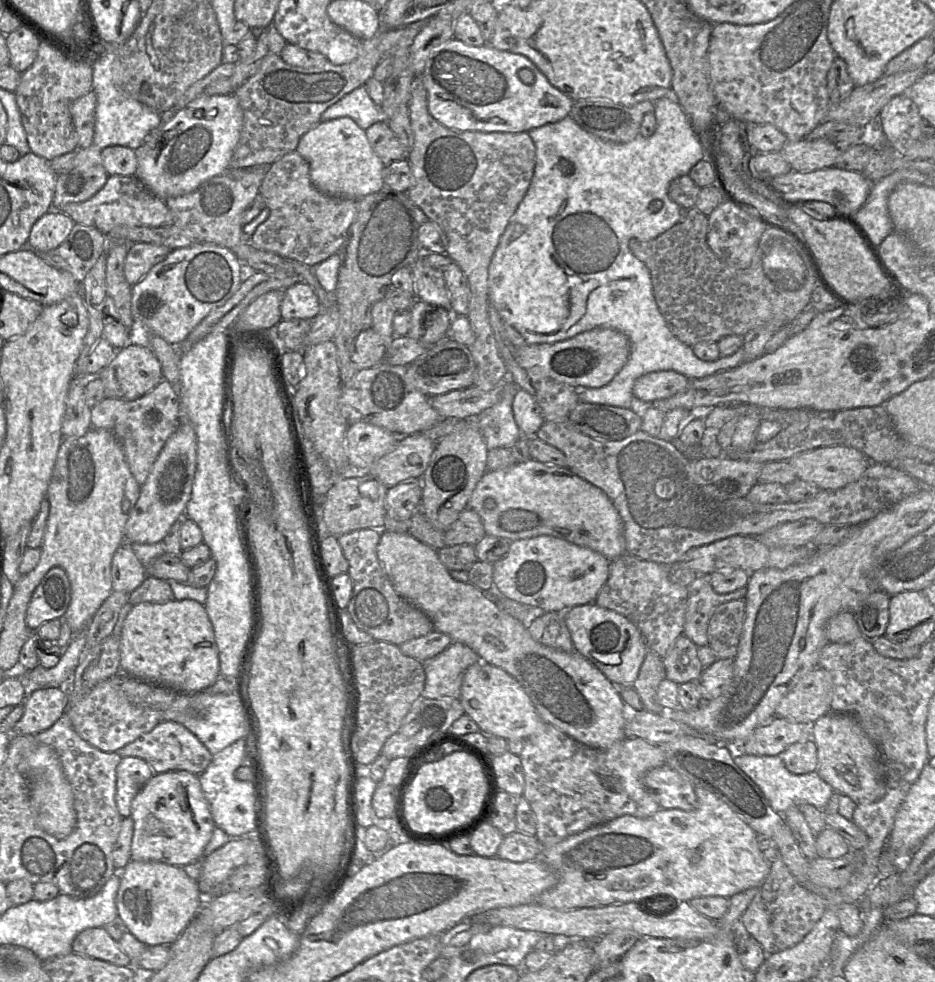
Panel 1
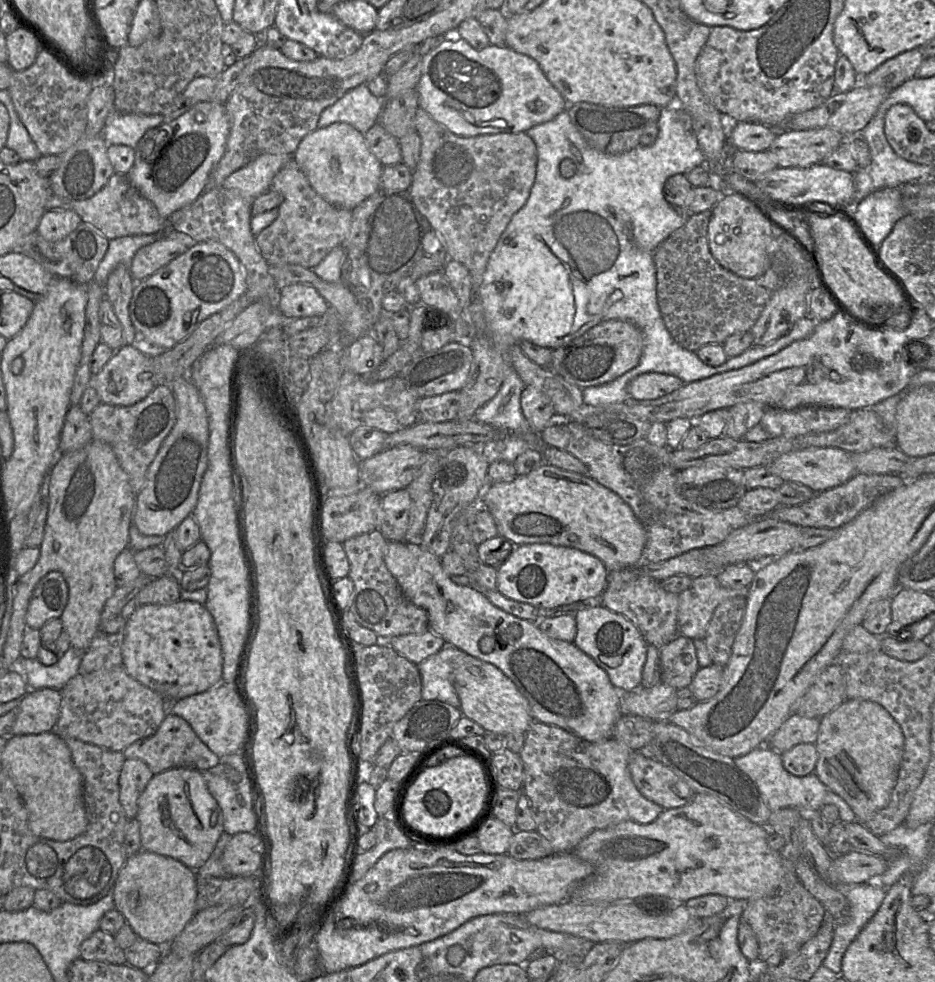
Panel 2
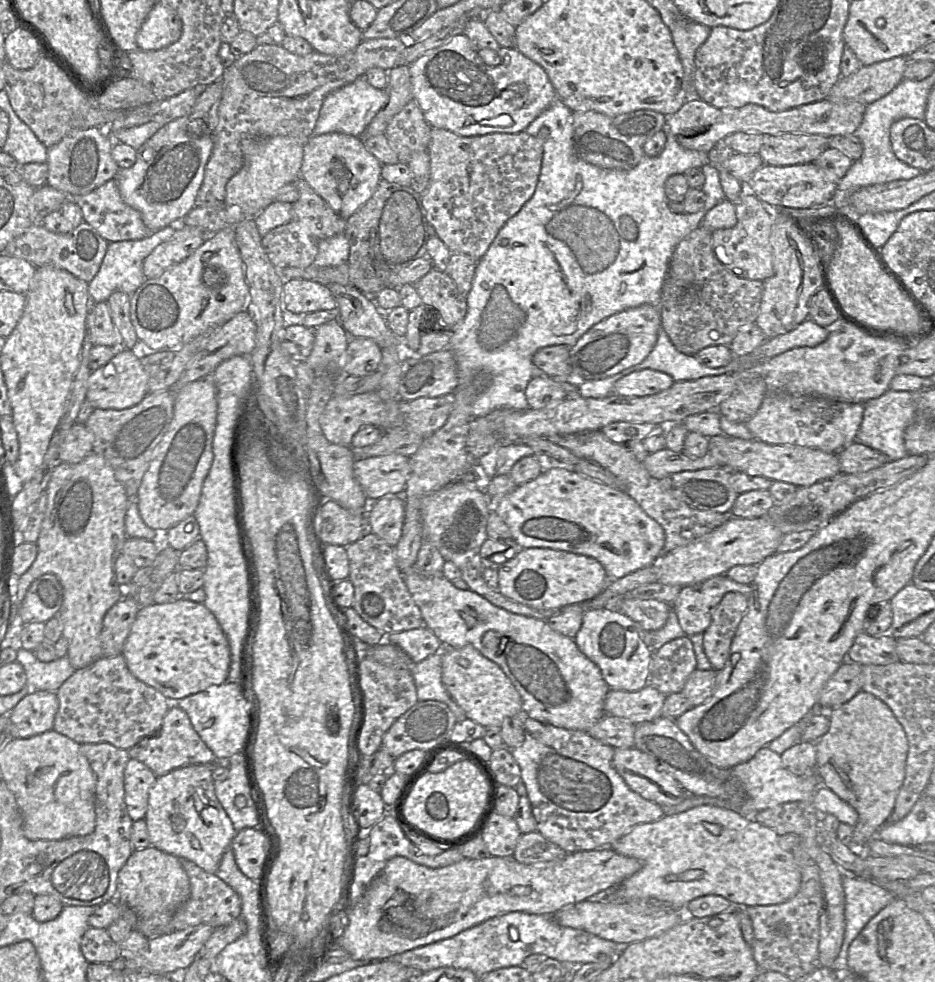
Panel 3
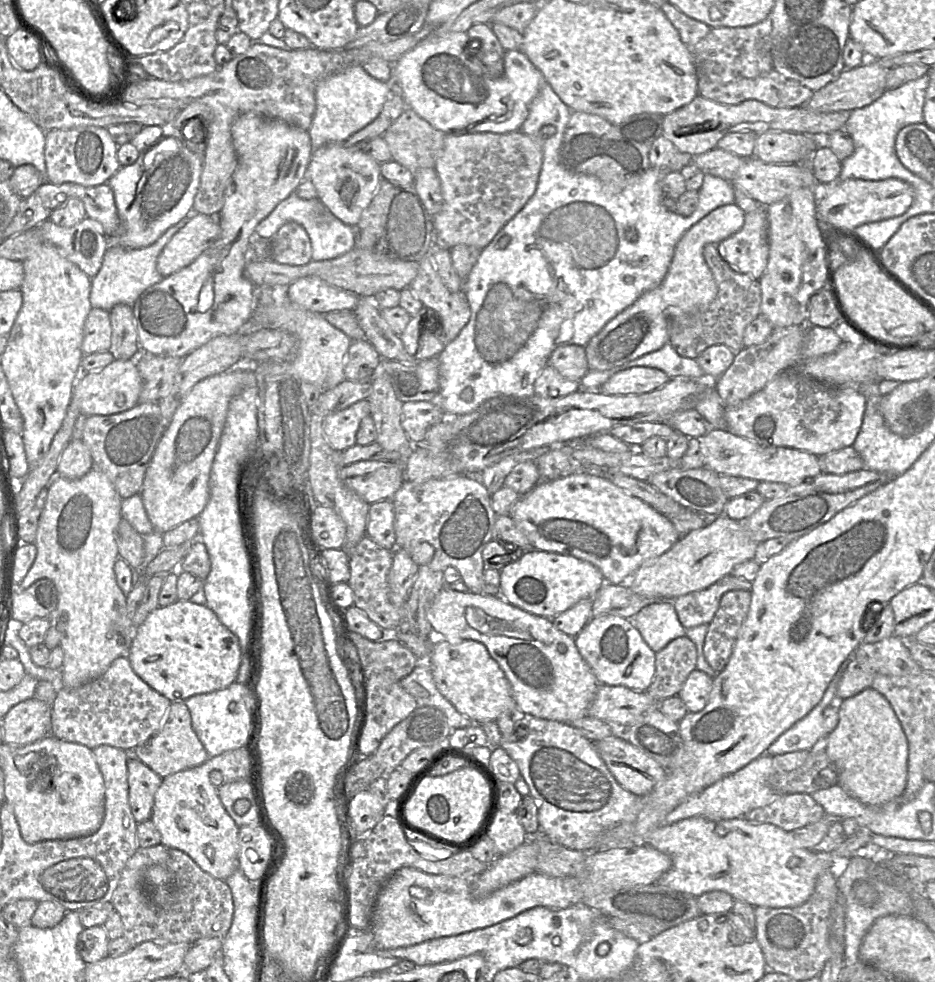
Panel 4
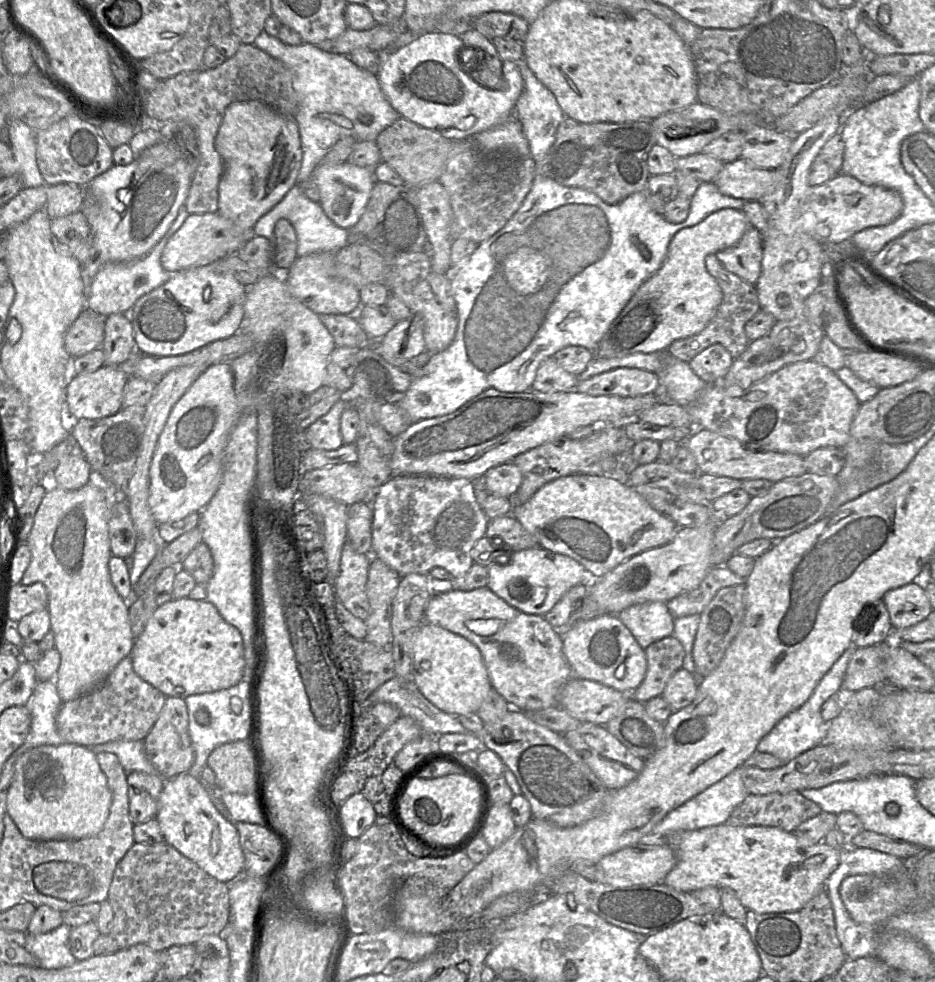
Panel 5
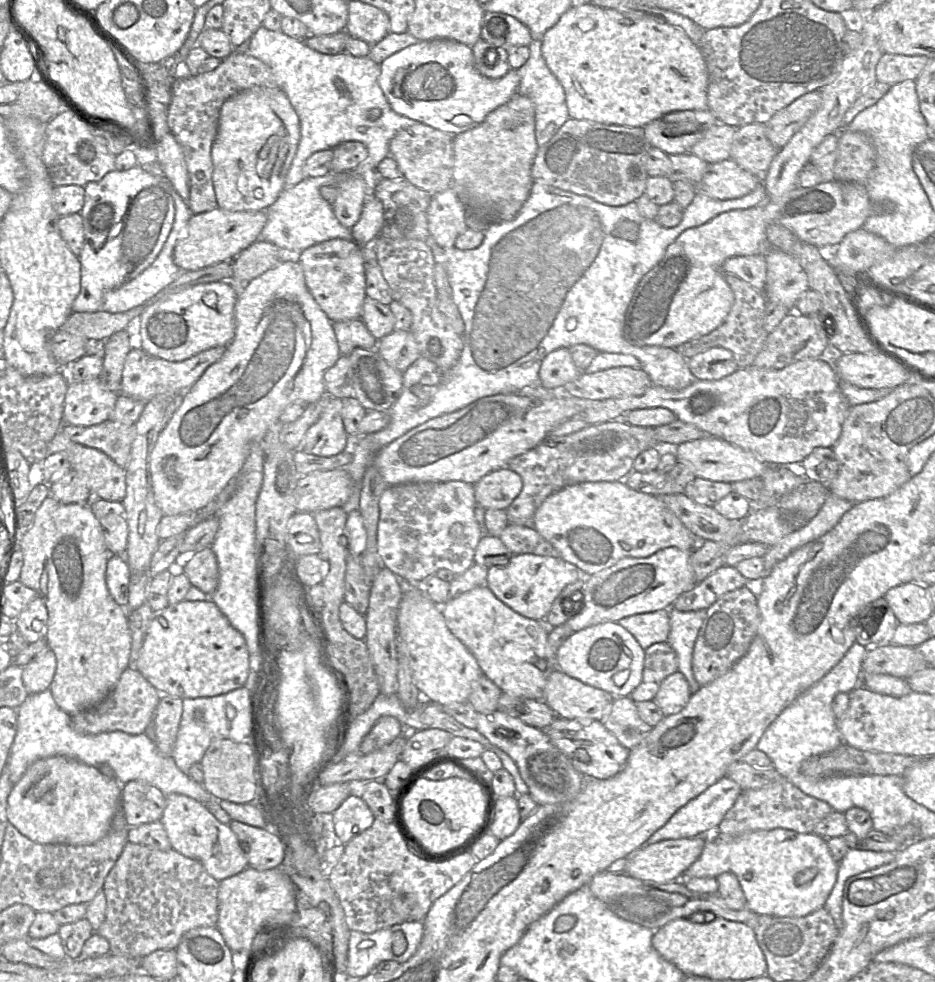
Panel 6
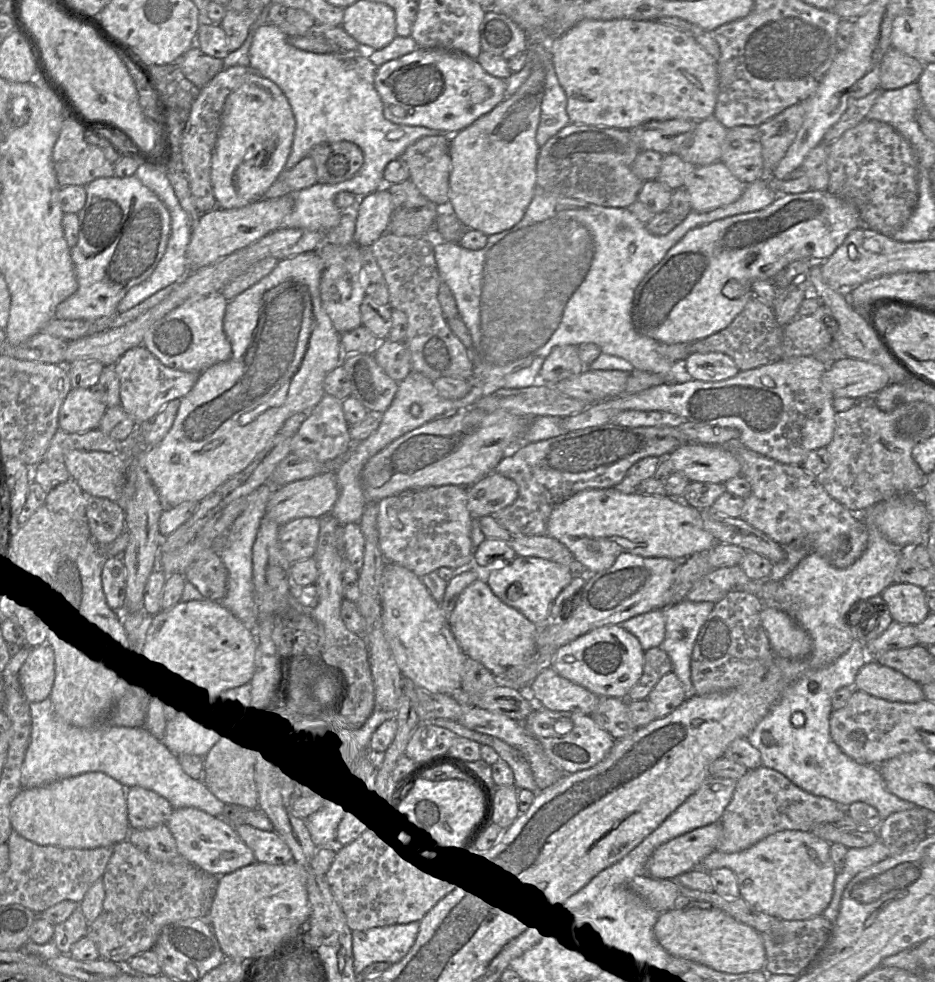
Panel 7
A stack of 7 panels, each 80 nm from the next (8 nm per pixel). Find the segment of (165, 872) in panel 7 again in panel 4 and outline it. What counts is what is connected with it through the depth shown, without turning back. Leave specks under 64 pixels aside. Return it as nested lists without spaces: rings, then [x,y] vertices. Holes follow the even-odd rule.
[[[161,843],[137,848],[124,866],[110,902],[121,918],[123,937],[132,945],[146,941],[192,944],[203,938],[223,938],[231,926],[234,914],[232,892],[224,880],[204,872],[184,852]],[[153,865],[167,868],[173,876],[171,901],[165,905],[153,904],[147,892],[145,872]]]

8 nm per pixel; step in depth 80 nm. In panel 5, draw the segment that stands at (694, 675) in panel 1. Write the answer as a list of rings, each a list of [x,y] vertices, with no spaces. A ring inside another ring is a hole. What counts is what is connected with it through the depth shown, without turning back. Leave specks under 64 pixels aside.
[[[673,636],[664,638],[645,649],[647,671],[643,682],[630,695],[645,703],[662,695],[666,684],[675,672],[683,666],[685,651]]]

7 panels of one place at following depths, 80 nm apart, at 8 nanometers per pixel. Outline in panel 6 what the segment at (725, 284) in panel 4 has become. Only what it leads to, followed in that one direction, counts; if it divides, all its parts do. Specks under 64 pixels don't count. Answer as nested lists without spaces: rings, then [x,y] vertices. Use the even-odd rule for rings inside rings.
[[[723,271],[723,276],[734,294],[734,303],[725,321],[710,333],[679,345],[676,350],[688,360],[710,348],[722,347],[732,352],[738,368],[746,368],[753,365],[769,334],[764,328],[764,314],[768,301],[763,292],[754,289],[732,273]]]

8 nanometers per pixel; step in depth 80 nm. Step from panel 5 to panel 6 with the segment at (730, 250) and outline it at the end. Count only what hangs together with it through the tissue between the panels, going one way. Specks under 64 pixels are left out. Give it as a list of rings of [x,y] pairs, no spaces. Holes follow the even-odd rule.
[[[761,254],[730,257],[723,263],[723,271],[732,273],[763,292],[766,284],[765,256]]]

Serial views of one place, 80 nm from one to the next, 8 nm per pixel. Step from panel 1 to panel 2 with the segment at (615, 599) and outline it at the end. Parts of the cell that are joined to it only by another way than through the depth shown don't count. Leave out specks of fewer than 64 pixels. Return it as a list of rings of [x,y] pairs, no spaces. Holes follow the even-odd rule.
[[[636,568],[610,571],[608,583],[597,603],[623,615],[637,627],[648,645],[658,650],[677,637],[679,595],[667,592],[660,582],[640,573]]]

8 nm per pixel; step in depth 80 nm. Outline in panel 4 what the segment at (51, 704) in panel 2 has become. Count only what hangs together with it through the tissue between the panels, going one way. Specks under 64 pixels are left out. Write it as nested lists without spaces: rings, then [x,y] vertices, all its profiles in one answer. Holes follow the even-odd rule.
[[[33,697],[13,706],[1,720],[4,743],[27,745],[51,733],[52,706]]]

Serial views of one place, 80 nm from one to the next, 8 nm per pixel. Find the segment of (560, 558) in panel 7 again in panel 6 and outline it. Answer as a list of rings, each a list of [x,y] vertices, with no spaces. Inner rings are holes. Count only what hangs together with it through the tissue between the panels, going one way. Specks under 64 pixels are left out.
[[[508,524],[499,539],[512,554],[559,557],[558,551],[534,528]]]

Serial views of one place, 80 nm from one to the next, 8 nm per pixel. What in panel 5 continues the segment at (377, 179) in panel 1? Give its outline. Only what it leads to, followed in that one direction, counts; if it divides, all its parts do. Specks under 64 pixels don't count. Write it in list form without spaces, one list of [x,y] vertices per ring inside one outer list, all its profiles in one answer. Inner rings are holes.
[[[348,161],[341,164],[321,162],[313,170],[311,178],[320,190],[320,204],[326,215],[337,226],[352,229],[361,218],[376,182],[373,169],[356,166]]]

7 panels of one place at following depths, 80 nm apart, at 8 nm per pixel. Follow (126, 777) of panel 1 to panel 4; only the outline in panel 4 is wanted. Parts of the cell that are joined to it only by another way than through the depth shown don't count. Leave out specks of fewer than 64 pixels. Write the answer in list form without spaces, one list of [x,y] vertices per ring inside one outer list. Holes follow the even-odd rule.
[[[130,757],[128,760],[128,801],[137,823],[151,818],[154,795],[162,780],[163,778],[135,757]]]

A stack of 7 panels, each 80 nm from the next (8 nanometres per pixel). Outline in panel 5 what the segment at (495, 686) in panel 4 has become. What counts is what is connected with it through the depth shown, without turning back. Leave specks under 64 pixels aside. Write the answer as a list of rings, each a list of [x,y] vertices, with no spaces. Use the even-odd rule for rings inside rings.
[[[425,622],[413,642],[414,683],[436,707],[452,714],[477,713],[492,689],[479,649],[464,637]]]

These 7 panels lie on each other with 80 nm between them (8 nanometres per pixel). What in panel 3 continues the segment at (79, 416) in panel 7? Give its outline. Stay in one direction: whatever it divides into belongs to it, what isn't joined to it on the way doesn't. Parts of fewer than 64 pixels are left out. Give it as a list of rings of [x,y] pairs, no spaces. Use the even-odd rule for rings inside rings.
[[[119,348],[105,365],[90,373],[86,400],[94,409],[122,410],[140,403],[148,394],[148,374],[141,360],[130,349]]]

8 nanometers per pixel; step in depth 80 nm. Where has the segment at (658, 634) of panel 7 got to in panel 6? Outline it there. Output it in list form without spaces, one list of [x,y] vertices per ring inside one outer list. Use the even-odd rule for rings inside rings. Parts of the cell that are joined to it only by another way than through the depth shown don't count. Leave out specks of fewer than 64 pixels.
[[[668,609],[635,614],[617,623],[629,631],[644,650],[655,643],[667,642],[670,633]]]

